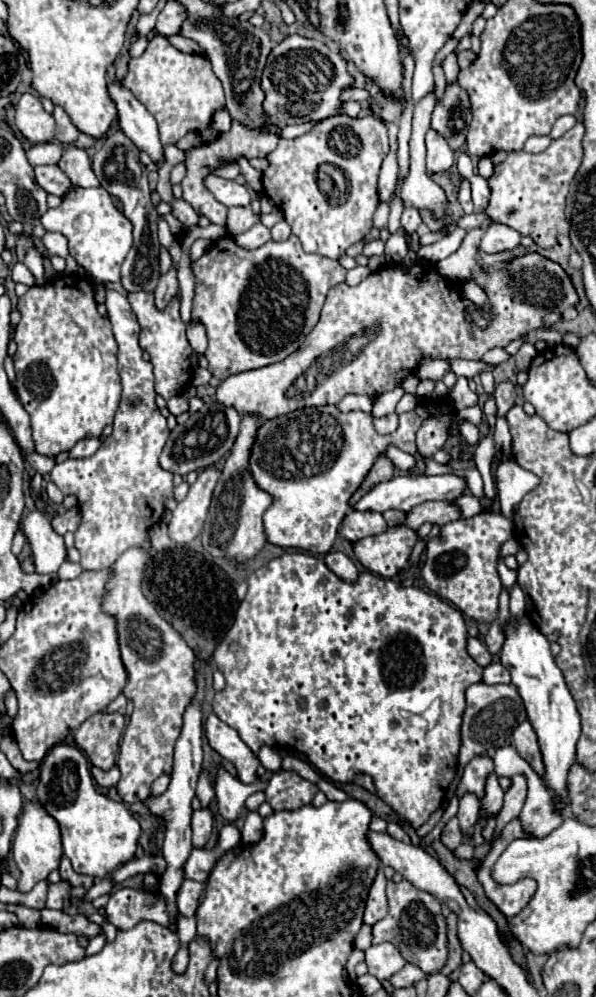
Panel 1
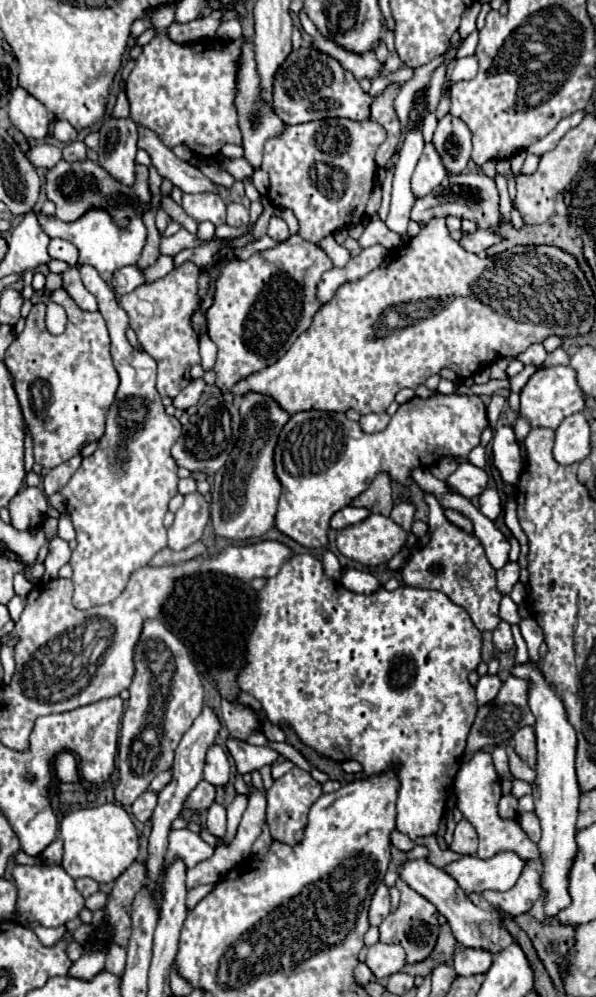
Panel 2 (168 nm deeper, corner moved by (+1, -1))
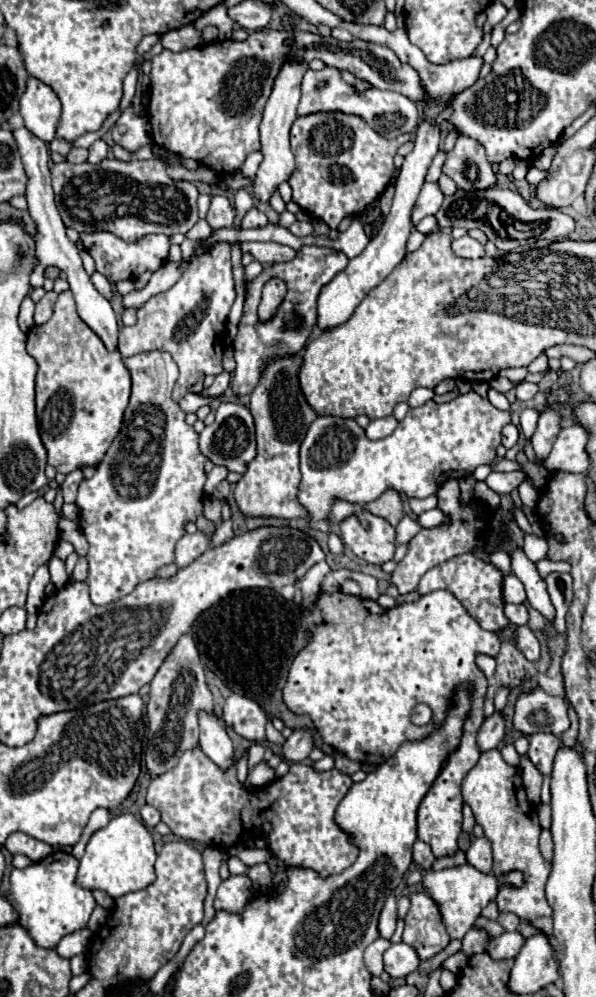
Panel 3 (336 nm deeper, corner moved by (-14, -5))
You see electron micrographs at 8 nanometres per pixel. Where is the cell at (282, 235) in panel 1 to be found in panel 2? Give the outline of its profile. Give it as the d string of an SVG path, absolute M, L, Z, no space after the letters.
M272 216L272 220L270 220L270 226L268 226L268 236L270 238L274 238L274 240L286 240L290 234L288 234L288 224L282 220L282 218L278 218L278 216Z

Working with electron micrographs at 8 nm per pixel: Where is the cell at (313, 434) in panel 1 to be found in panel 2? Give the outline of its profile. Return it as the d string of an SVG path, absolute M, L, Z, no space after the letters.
M436 394L426 400L416 396L410 402L402 404L398 412L390 418L390 424L376 434L362 432L358 422L348 420L342 412L298 412L282 428L276 446L276 474L282 482L276 528L306 548L324 548L328 544L326 532L330 528L332 514L348 506L356 496L360 496L378 472L386 472L390 480L402 486L410 486L414 482L414 468L432 468L440 458L446 456L454 460L466 460L470 450L480 444L480 436L486 426L488 418L484 402L480 400L480 396L466 394Z

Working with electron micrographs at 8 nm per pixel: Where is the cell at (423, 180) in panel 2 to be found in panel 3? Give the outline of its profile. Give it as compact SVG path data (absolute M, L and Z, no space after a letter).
M425 182L423 188L421 188L421 194L415 202L415 208L413 208L413 224L417 224L421 218L429 216L429 214L435 214L441 204L443 204L443 192L439 188L437 182Z

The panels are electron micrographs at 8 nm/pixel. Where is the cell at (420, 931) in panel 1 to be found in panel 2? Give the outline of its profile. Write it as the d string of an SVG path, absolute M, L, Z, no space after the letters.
M396 880L396 888L400 890L400 906L394 914L390 914L382 924L380 924L380 942L384 944L400 944L406 950L406 960L410 964L424 960L438 938L438 910L432 902L428 902L424 896L420 896L416 890L412 890L404 880Z

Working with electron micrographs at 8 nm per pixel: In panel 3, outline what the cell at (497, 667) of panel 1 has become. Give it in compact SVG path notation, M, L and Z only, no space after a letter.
M493 712L489 718L485 718L485 722L477 734L477 744L485 752L491 748L497 748L499 742L503 740L503 736L505 736L505 714Z

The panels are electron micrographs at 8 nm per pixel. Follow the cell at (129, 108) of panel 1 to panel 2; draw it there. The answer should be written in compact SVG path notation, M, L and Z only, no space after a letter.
M138 126L138 128L140 128L138 148L144 148L152 156L152 166L158 170L160 176L168 178L184 194L216 192L214 182L210 178L206 178L196 166L176 158L172 154L172 150L166 148L152 130L142 128L142 126Z

